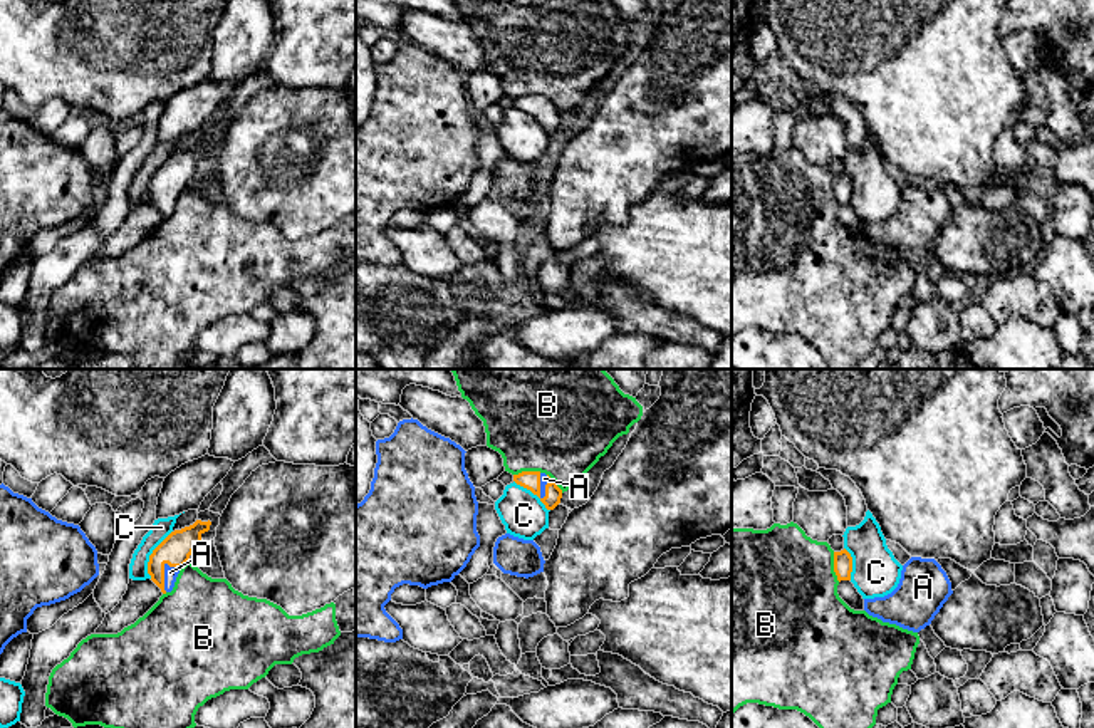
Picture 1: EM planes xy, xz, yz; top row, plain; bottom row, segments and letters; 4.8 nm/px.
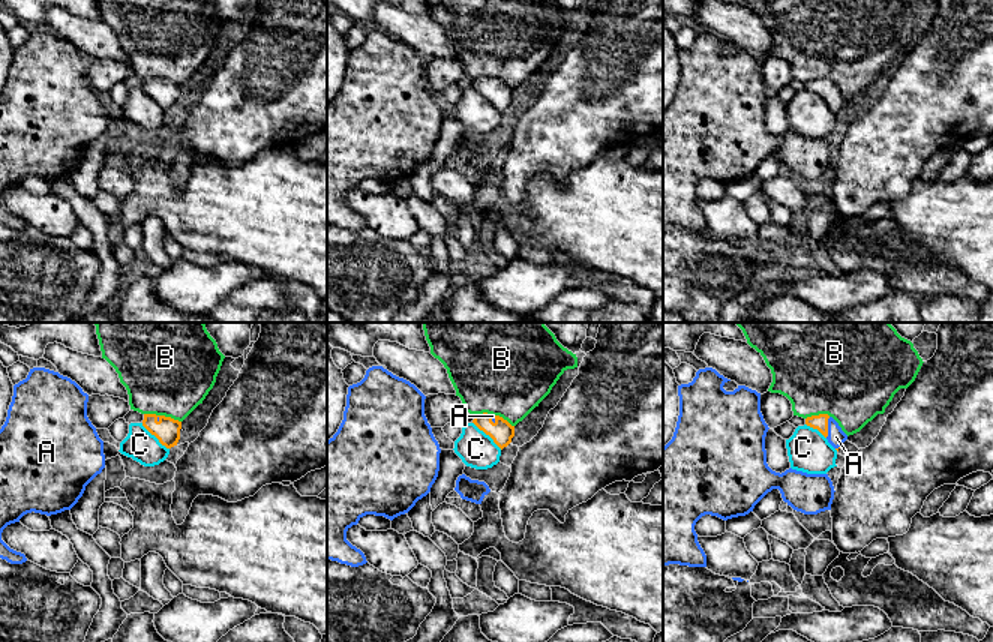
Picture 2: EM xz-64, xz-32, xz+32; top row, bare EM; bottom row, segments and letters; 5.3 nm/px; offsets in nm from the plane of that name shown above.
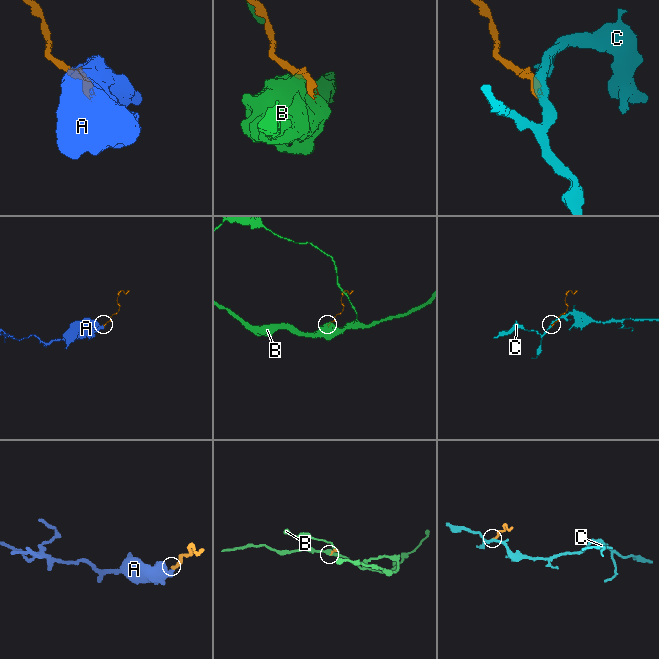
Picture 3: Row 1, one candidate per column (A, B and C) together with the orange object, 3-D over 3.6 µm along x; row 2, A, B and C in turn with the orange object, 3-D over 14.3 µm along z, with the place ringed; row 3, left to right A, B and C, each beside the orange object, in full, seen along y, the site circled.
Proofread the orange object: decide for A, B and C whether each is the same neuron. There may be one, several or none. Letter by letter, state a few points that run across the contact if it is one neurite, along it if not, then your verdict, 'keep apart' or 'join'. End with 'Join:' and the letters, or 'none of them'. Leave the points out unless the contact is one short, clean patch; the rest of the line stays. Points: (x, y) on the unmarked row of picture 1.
A: xy (175, 175), (166, 183), (163, 195), (170, 197) | join
B: keep apart
C: xy (171, 155), (150, 180), (150, 202) | keep apart
Join: A

